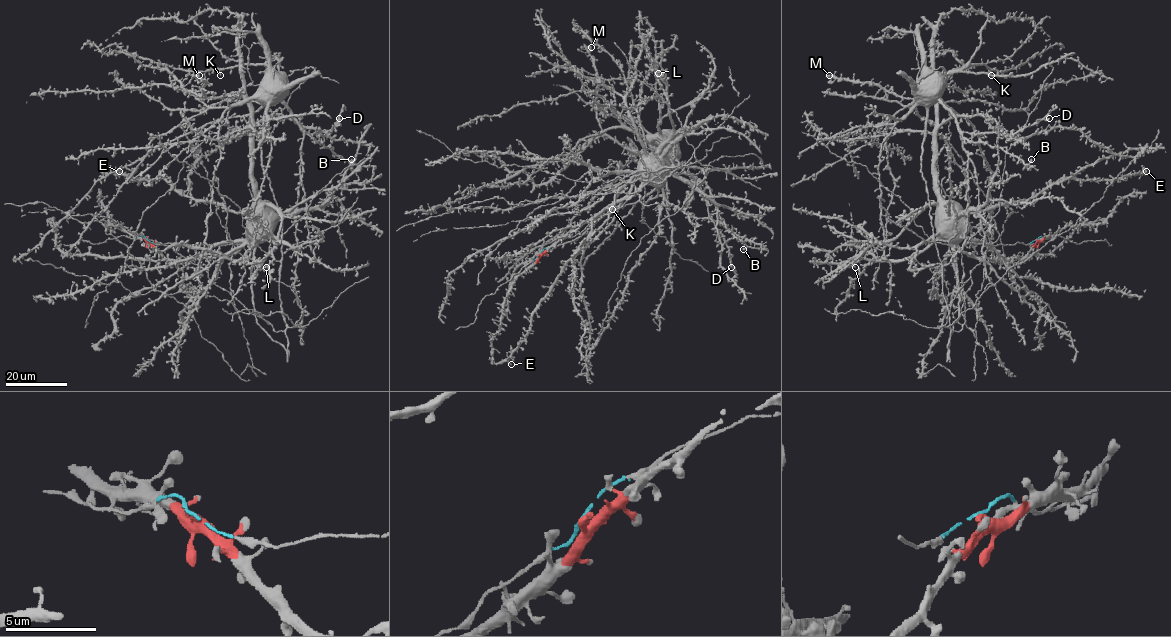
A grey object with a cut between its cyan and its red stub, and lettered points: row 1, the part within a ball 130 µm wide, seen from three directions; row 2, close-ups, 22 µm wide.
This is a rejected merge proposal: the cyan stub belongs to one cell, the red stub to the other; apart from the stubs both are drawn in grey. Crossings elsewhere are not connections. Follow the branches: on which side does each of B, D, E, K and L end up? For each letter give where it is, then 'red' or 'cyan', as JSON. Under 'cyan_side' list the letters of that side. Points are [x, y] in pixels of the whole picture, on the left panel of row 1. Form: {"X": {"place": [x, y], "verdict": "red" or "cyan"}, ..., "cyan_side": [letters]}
{"B": {"place": [351, 159], "verdict": "cyan"}, "D": {"place": [339, 118], "verdict": "cyan"}, "E": {"place": [119, 171], "verdict": "red"}, "K": {"place": [220, 75], "verdict": "cyan"}, "L": {"place": [266, 267], "verdict": "red"}, "cyan_side": ["B", "D", "K"]}

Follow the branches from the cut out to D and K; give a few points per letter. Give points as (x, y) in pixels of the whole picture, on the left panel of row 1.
D: (147, 239), (252, 242), (281, 265), (263, 114), (279, 100), (322, 135), (339, 118)
K: (147, 239), (252, 242), (281, 265), (282, 216), (259, 133), (273, 72), (242, 65), (220, 75)

